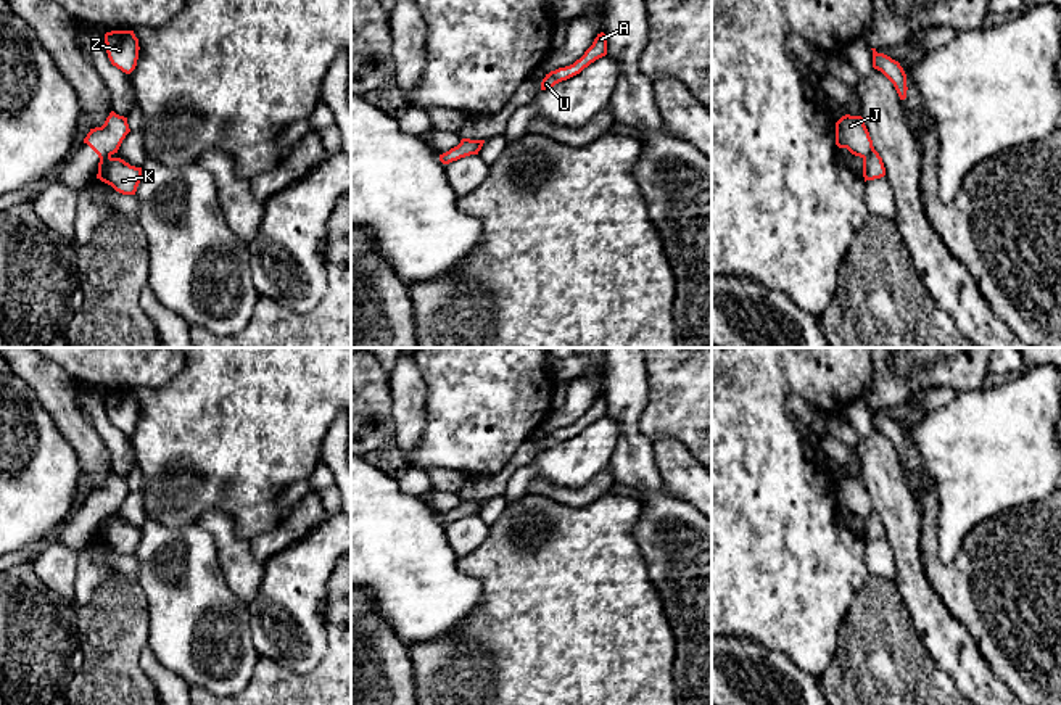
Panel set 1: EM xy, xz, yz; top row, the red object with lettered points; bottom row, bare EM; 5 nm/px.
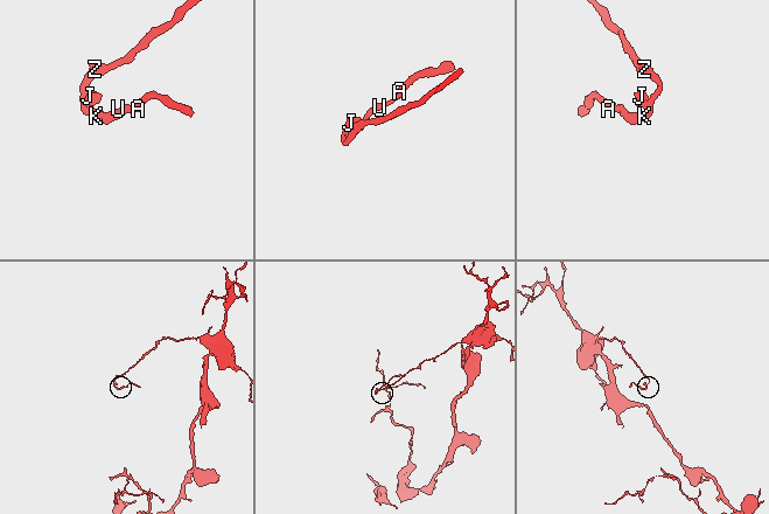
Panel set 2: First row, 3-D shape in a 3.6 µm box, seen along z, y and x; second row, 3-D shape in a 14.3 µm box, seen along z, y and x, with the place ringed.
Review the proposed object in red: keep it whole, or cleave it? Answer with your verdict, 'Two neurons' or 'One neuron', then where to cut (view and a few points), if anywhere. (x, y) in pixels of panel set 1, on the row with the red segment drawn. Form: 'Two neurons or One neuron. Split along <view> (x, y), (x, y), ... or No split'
Two neurons. Split along yz (875, 150), (863, 160)

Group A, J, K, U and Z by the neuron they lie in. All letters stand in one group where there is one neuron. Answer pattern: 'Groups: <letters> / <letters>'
Groups: A K U Z / J

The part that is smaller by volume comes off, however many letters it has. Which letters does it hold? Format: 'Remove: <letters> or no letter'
Remove: J

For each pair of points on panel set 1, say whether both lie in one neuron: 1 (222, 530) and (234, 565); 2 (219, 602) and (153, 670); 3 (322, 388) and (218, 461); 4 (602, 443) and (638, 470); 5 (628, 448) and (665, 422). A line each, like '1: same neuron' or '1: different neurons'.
1: same neuron
2: different neurons
3: same neuron
4: different neurons
5: different neurons

